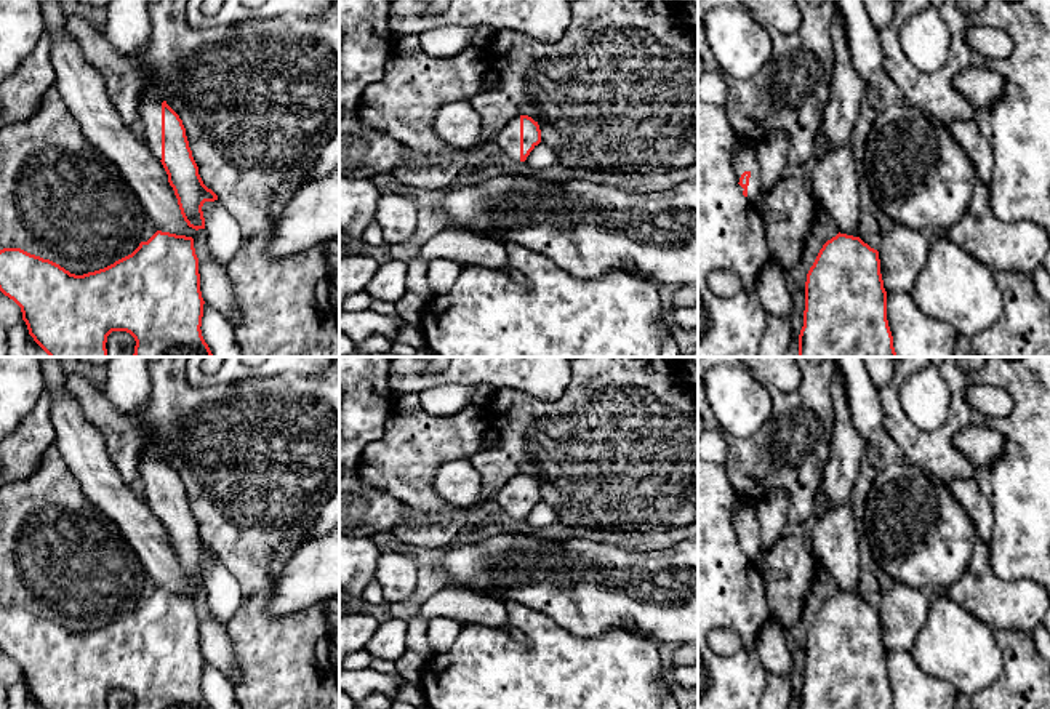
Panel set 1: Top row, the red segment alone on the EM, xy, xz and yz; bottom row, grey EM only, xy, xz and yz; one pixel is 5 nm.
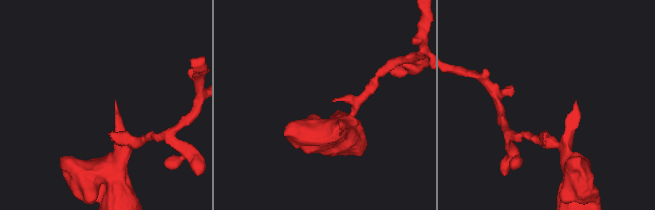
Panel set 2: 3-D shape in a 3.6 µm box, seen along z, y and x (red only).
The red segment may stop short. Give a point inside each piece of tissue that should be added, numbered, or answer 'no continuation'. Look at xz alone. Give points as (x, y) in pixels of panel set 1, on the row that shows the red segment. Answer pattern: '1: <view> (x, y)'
1: xz (508, 138)

